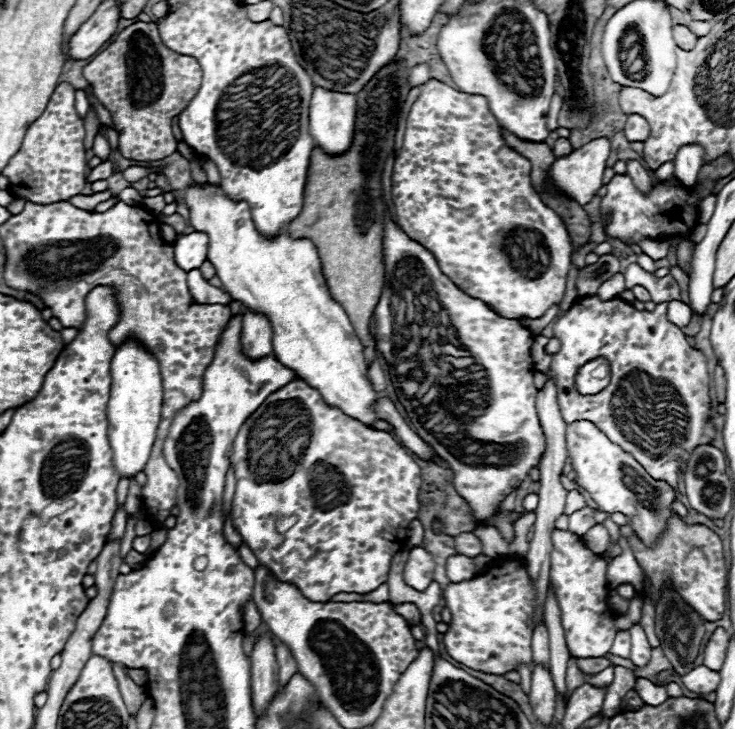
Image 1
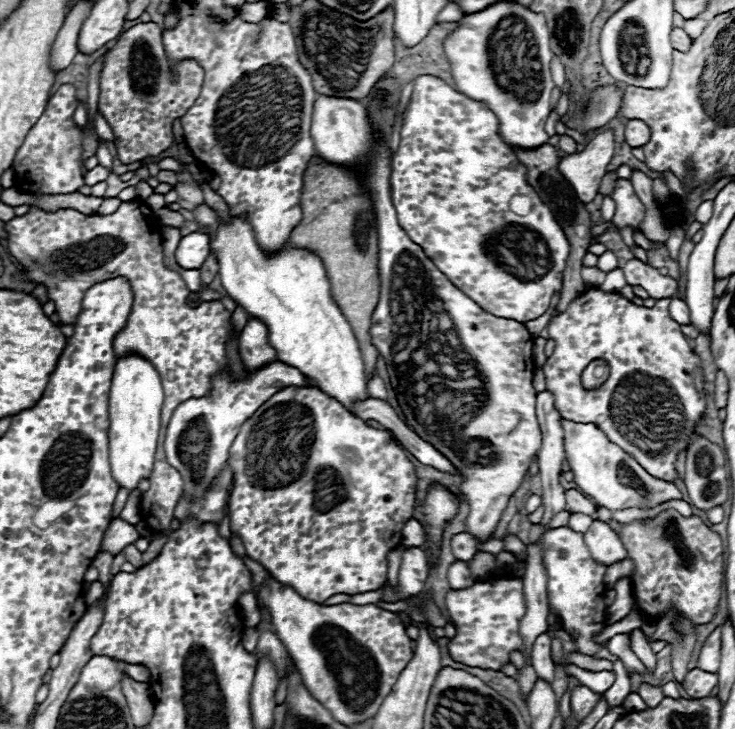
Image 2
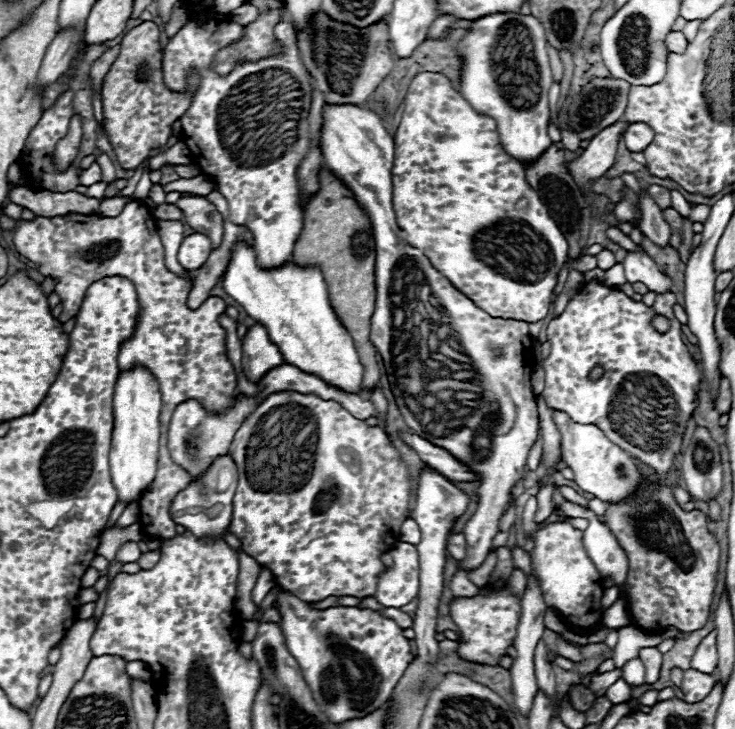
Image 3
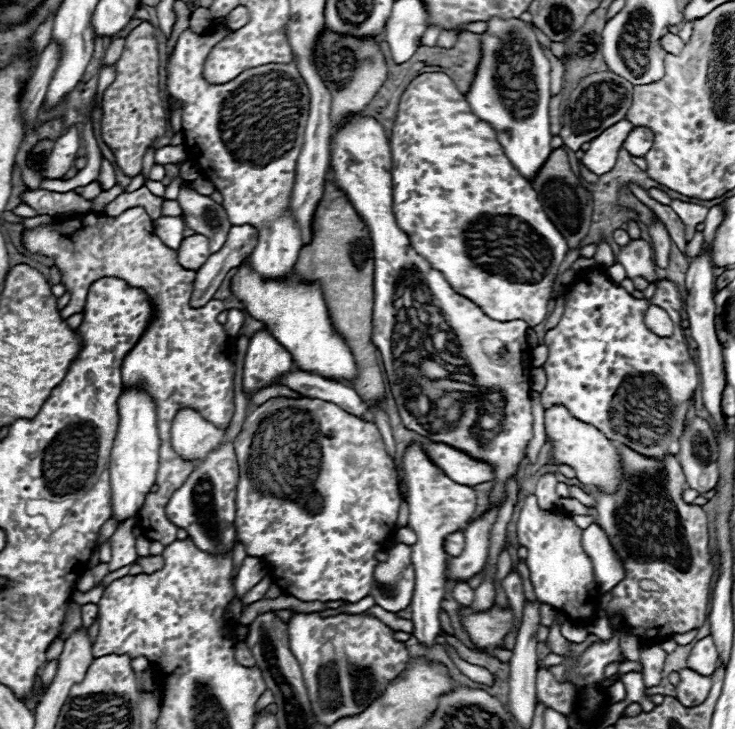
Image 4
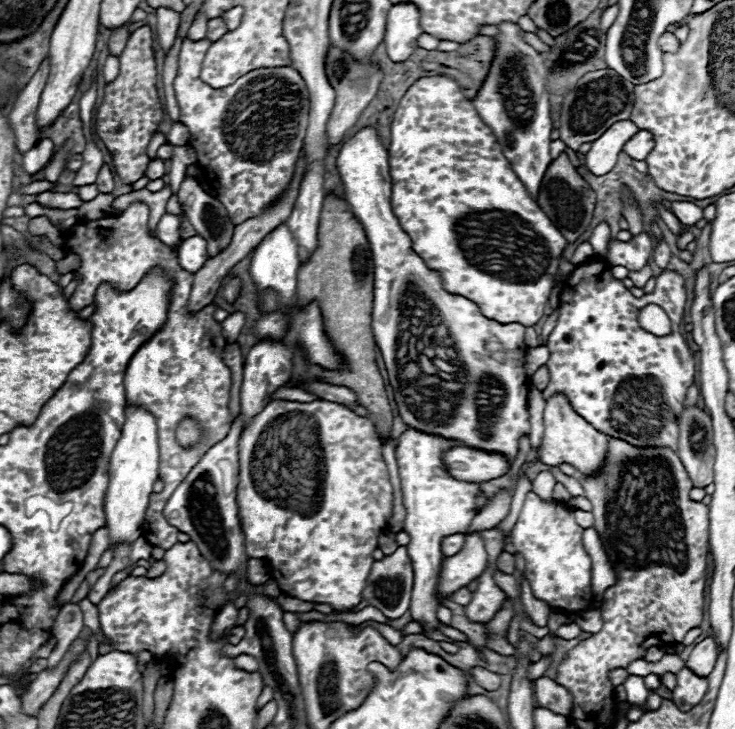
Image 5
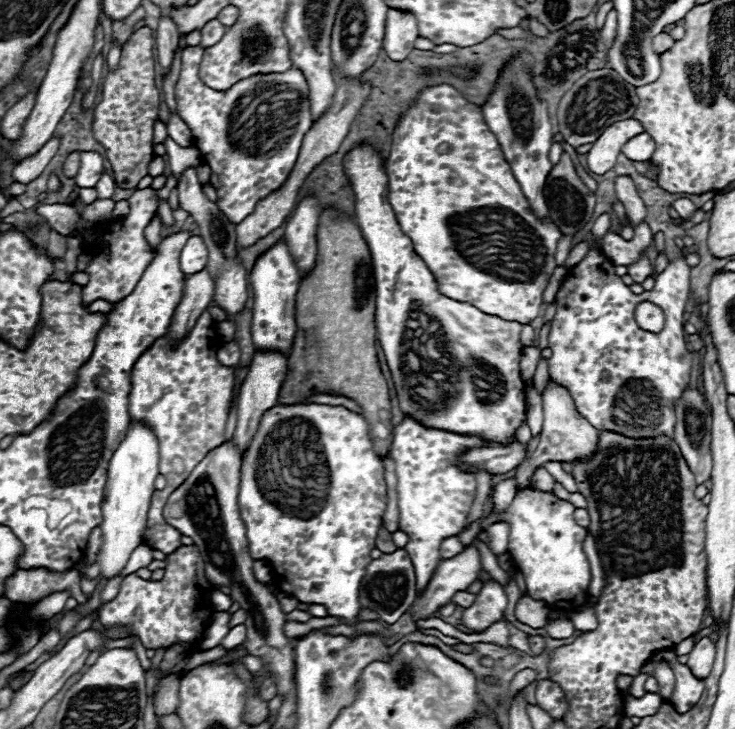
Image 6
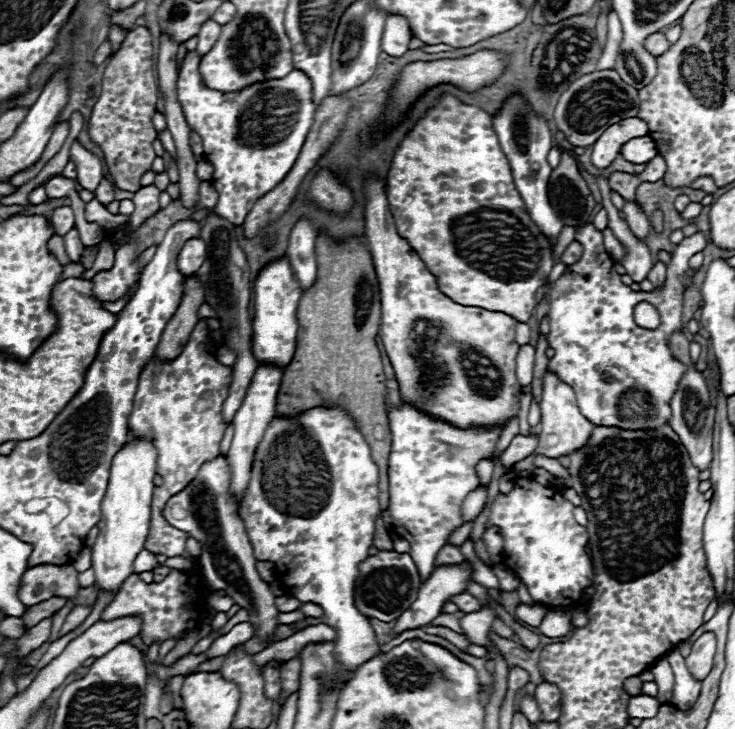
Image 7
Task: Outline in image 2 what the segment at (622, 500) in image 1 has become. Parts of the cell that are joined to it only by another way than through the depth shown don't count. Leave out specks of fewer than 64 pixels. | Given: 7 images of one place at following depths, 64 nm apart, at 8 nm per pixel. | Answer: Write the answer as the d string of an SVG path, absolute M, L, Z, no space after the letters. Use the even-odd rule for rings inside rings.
M562 420L562 426L564 426L566 460L570 464L570 470L574 472L574 482L598 506L608 510L626 510L626 508L648 510L662 502L682 498L680 490L674 484L650 476L630 454L626 454L620 446L610 442L598 426L570 420Z

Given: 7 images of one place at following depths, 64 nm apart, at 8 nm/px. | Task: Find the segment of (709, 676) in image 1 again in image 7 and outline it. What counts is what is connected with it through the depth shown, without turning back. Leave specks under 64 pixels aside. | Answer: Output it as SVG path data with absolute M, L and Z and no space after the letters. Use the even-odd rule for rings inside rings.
M678 650L666 652L664 658L670 662L672 670L674 670L674 692L672 692L672 706L686 712L690 710L690 706L694 706L694 702L698 700L698 694L702 690L702 682L696 680L690 670L684 664L684 658Z

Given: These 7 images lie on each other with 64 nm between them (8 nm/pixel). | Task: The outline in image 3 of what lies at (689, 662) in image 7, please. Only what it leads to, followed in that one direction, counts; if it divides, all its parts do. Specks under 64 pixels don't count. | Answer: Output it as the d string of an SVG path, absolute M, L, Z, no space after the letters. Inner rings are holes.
M712 630L696 648L696 654L692 656L690 666L698 672L712 674L718 666L718 650L716 650L716 630Z

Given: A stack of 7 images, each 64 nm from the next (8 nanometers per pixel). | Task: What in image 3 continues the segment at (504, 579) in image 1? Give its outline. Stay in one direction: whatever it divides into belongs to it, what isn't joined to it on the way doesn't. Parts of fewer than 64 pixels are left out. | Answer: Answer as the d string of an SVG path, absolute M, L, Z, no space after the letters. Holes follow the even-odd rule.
M506 586L500 590L488 588L486 594L480 590L474 598L452 598L450 616L460 630L458 656L468 662L496 666L498 660L506 654L506 650L514 646L520 614L520 598L512 594Z

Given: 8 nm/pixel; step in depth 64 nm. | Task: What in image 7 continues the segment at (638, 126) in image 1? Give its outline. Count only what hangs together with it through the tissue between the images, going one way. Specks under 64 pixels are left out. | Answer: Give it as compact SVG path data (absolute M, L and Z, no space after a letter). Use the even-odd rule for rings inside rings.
M650 136L632 138L626 146L622 146L620 154L632 164L648 164L656 156L656 144Z

